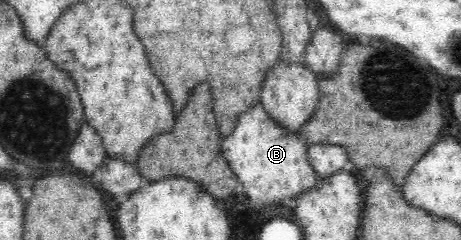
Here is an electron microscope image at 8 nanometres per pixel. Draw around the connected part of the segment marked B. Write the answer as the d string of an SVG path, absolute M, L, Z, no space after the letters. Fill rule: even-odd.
M262 102L256 103L238 118L232 132L221 140L224 162L242 184L243 194L252 210L263 214L280 208L293 208L300 194L316 186L318 179L306 157L306 139L288 133L272 117L268 117Z

